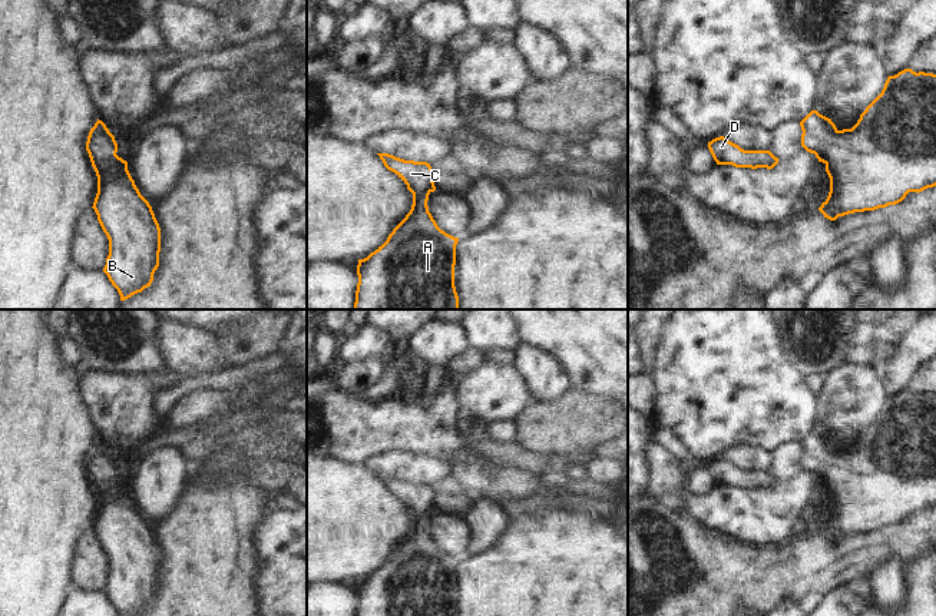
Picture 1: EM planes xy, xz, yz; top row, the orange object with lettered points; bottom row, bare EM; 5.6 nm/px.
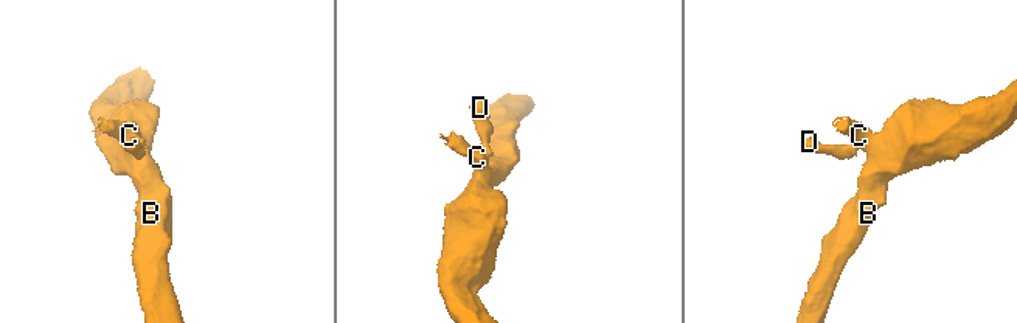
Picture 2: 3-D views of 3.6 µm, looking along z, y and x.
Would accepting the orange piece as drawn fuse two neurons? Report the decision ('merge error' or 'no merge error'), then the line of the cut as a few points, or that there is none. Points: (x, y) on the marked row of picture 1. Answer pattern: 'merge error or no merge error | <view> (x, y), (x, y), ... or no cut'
no merge error | no cut

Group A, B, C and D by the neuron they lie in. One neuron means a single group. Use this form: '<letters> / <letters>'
A B C D

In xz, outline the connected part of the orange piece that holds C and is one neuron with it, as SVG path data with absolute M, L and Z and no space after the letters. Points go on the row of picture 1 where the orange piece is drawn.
M388 153L377 155L407 185L413 205L387 241L367 258L358 259L354 309L459 309L454 287L459 238L441 231L429 212L429 195L436 191L430 163L404 160Z

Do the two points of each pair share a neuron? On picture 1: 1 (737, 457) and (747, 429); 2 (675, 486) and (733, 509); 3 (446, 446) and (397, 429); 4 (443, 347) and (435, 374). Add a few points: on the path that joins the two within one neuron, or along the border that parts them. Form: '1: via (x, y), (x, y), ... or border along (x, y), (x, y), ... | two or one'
1: border along (730, 447), (754, 446), (773, 454) | two
2: border along (690, 494), (684, 512) | two
3: via (435, 436), (409, 429) | one
4: border along (443, 366), (433, 367) | two

